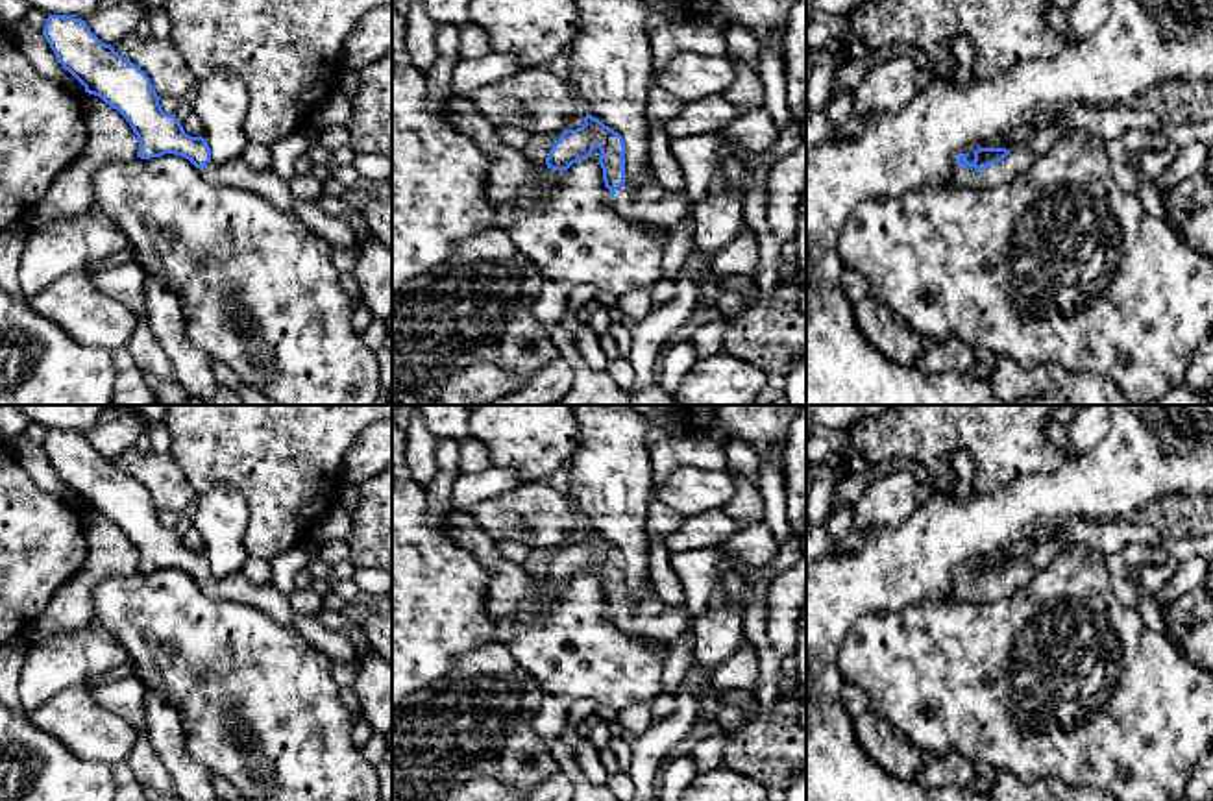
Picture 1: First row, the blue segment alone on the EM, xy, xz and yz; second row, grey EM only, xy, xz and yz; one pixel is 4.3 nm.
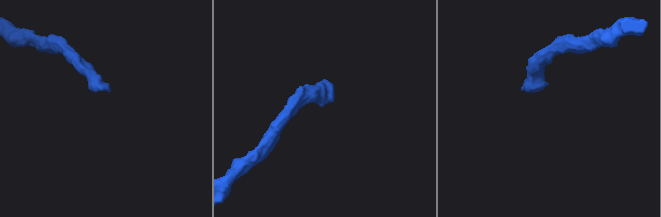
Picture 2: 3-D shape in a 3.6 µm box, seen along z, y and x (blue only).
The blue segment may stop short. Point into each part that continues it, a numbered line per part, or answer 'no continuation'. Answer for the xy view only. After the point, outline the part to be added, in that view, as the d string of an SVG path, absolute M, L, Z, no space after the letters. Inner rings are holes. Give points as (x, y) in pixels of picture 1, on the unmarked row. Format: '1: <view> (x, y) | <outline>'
1: xy (235, 587) | M233 572L226 577L209 575L202 586L211 599L255 607L274 622L294 629L296 612L288 596L281 594L270 581L253 585L242 572Z

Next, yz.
1: yz (1019, 576) | M1023 561L1023 562L1017 562L1011 570L987 581L986 585L976 586L971 592L980 601L993 601L997 598L1008 596L1008 594L1026 586L1030 583L1034 572L1035 570Z

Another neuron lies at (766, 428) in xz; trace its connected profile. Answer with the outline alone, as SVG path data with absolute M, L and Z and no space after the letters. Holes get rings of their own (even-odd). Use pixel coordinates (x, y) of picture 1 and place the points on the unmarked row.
M682 405L692 418L692 438L714 440L727 448L732 440L747 440L764 457L775 451L784 472L786 440L793 416L806 405Z

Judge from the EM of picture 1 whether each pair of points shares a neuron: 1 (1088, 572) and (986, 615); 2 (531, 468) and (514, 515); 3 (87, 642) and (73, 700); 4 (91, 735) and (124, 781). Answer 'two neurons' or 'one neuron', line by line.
1: one neuron
2: two neurons
3: two neurons
4: two neurons

